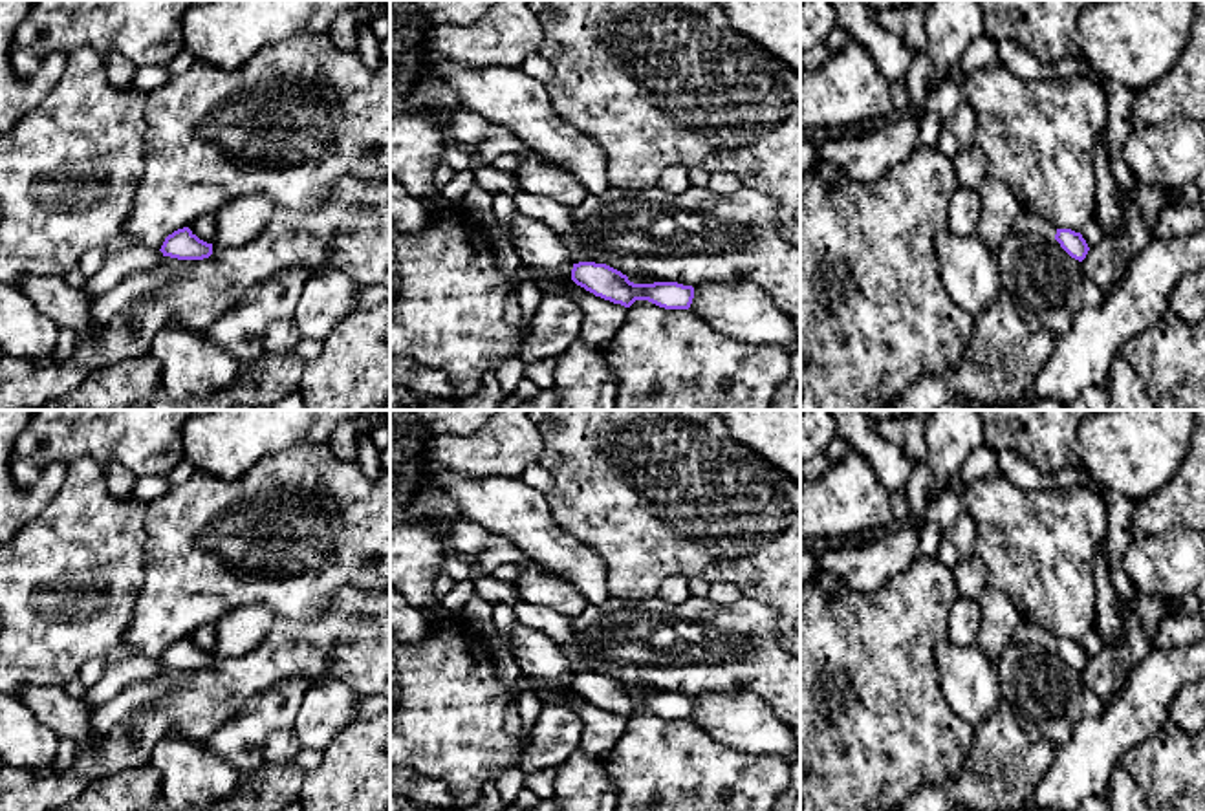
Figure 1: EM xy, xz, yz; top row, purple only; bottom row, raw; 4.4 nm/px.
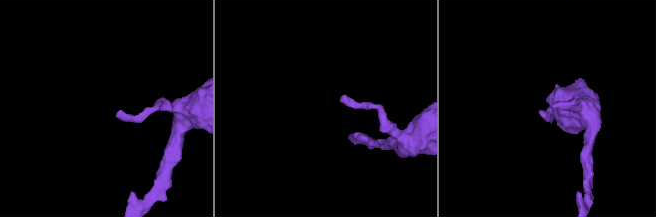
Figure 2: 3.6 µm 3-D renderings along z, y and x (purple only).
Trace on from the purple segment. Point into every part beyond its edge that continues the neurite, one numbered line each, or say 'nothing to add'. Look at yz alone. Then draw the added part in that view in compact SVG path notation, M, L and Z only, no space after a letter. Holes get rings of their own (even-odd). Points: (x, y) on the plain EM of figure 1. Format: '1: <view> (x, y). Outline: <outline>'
1: yz (1026, 634). Outline: M1020 621L1018 628L1013 632L1011 641L1016 644L1038 644L1044 648L1055 648L1057 644L1057 639L1051 633L1048 633L1038 624L1029 624L1026 621Z

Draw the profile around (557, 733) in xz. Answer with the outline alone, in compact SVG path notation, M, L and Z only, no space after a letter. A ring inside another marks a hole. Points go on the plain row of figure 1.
M546 703L529 729L529 745L520 769L526 774L557 769L579 749L581 740L582 721L579 714L568 705Z

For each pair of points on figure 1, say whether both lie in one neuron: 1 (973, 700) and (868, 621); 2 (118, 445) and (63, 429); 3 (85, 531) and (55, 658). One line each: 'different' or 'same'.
1: different
2: same
3: same

